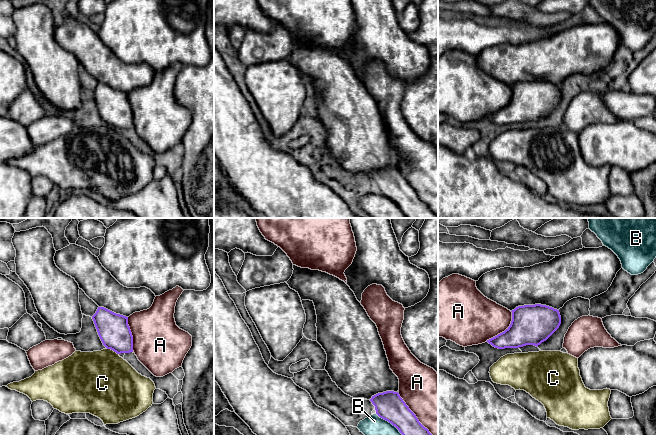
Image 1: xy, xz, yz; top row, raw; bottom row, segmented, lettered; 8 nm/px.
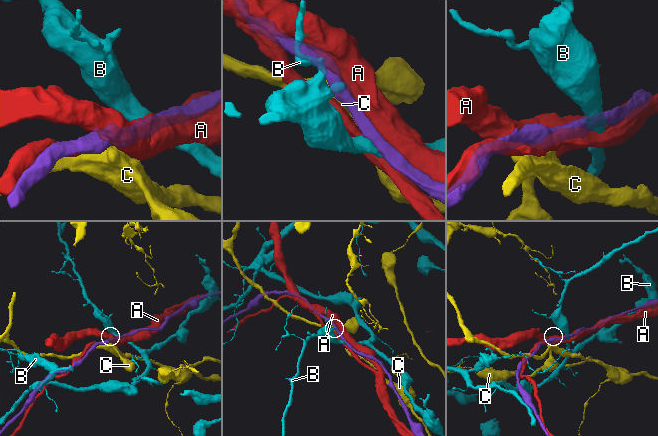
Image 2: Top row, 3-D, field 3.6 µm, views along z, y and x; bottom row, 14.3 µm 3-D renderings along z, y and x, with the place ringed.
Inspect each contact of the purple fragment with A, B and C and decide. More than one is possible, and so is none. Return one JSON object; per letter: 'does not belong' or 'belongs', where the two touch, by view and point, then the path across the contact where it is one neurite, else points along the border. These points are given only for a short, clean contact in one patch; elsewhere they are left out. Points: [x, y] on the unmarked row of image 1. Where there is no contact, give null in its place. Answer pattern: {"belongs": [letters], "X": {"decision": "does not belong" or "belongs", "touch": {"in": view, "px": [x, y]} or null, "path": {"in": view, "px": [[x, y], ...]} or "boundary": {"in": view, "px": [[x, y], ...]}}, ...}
{"belongs": [], "A": {"decision": "does not belong", "touch": {"in": "xz", "px": [416, 193]}}, "B": {"decision": "does not belong", "touch": {"in": "xz", "px": [393, 201]}}, "C": {"decision": "does not belong", "touch": {"in": "xy", "px": [112, 125]}, "boundary": {"in": "xy", "px": [[106, 123], [118, 130]]}}}

